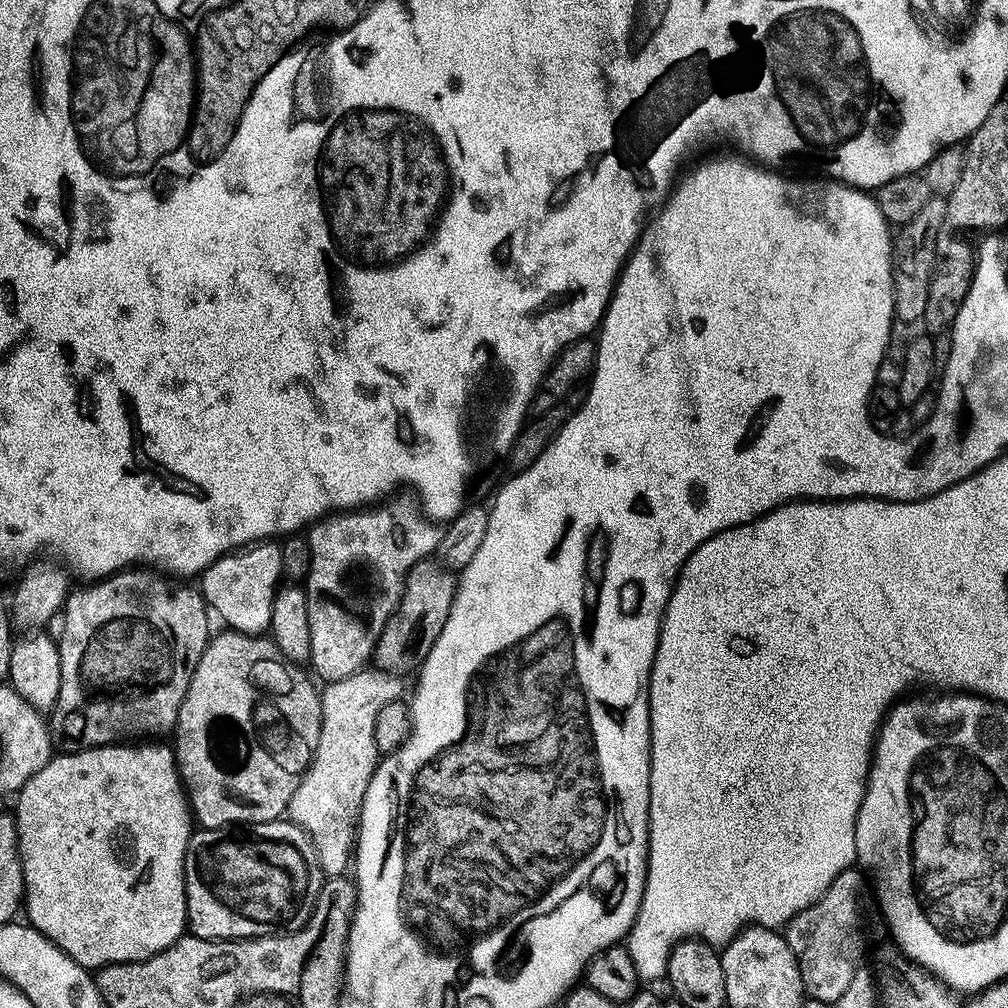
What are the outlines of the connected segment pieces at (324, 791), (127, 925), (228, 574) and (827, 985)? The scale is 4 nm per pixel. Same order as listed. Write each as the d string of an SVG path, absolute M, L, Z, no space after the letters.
M361 670L350 678L329 680L323 685L322 730L316 756L288 803L287 819L312 839L325 877L345 875L353 863L362 802L378 763L374 726L382 708L405 695L405 681L401 677L379 670L368 671Z
M144 742L139 746L133 746L131 743L123 744L107 744L104 748L86 748L79 750L68 750L63 753L53 755L46 766L42 766L42 770L38 770L38 774L31 776L28 781L20 787L18 795L15 797L16 808L14 807L14 815L16 825L18 826L18 846L20 847L20 857L22 858L22 874L24 875L24 902L23 911L28 911L26 916L27 923L33 928L38 929L43 936L50 938L50 942L54 942L54 946L61 948L67 956L74 958L74 962L81 964L83 968L89 970L99 970L108 964L125 964L126 962L138 962L150 958L154 954L158 954L162 950L166 950L170 946L174 946L174 942L178 942L181 936L185 935L188 928L188 911L186 910L186 890L184 889L184 859L186 858L186 846L188 839L191 838L194 831L194 817L188 807L188 797L184 791L184 785L180 783L180 773L176 770L176 758L171 747L168 748L164 742Z
M257 542L243 550L228 553L221 560L216 560L202 574L198 587L204 594L204 603L213 613L225 620L227 627L234 632L244 632L248 636L259 636L269 631L268 623L274 610L274 600L281 587L280 575L284 572L284 556L276 542Z
M853 866L842 870L842 874L838 874L838 878L830 882L830 886L813 904L806 906L806 910L802 910L793 920L788 921L782 935L798 962L804 994L809 1001L817 1000L820 1004L835 1006L838 998L842 998L846 986L850 986L850 978L854 978L854 974L864 963L866 953L869 951L868 927L872 924L872 908L874 912L869 881L859 867Z

